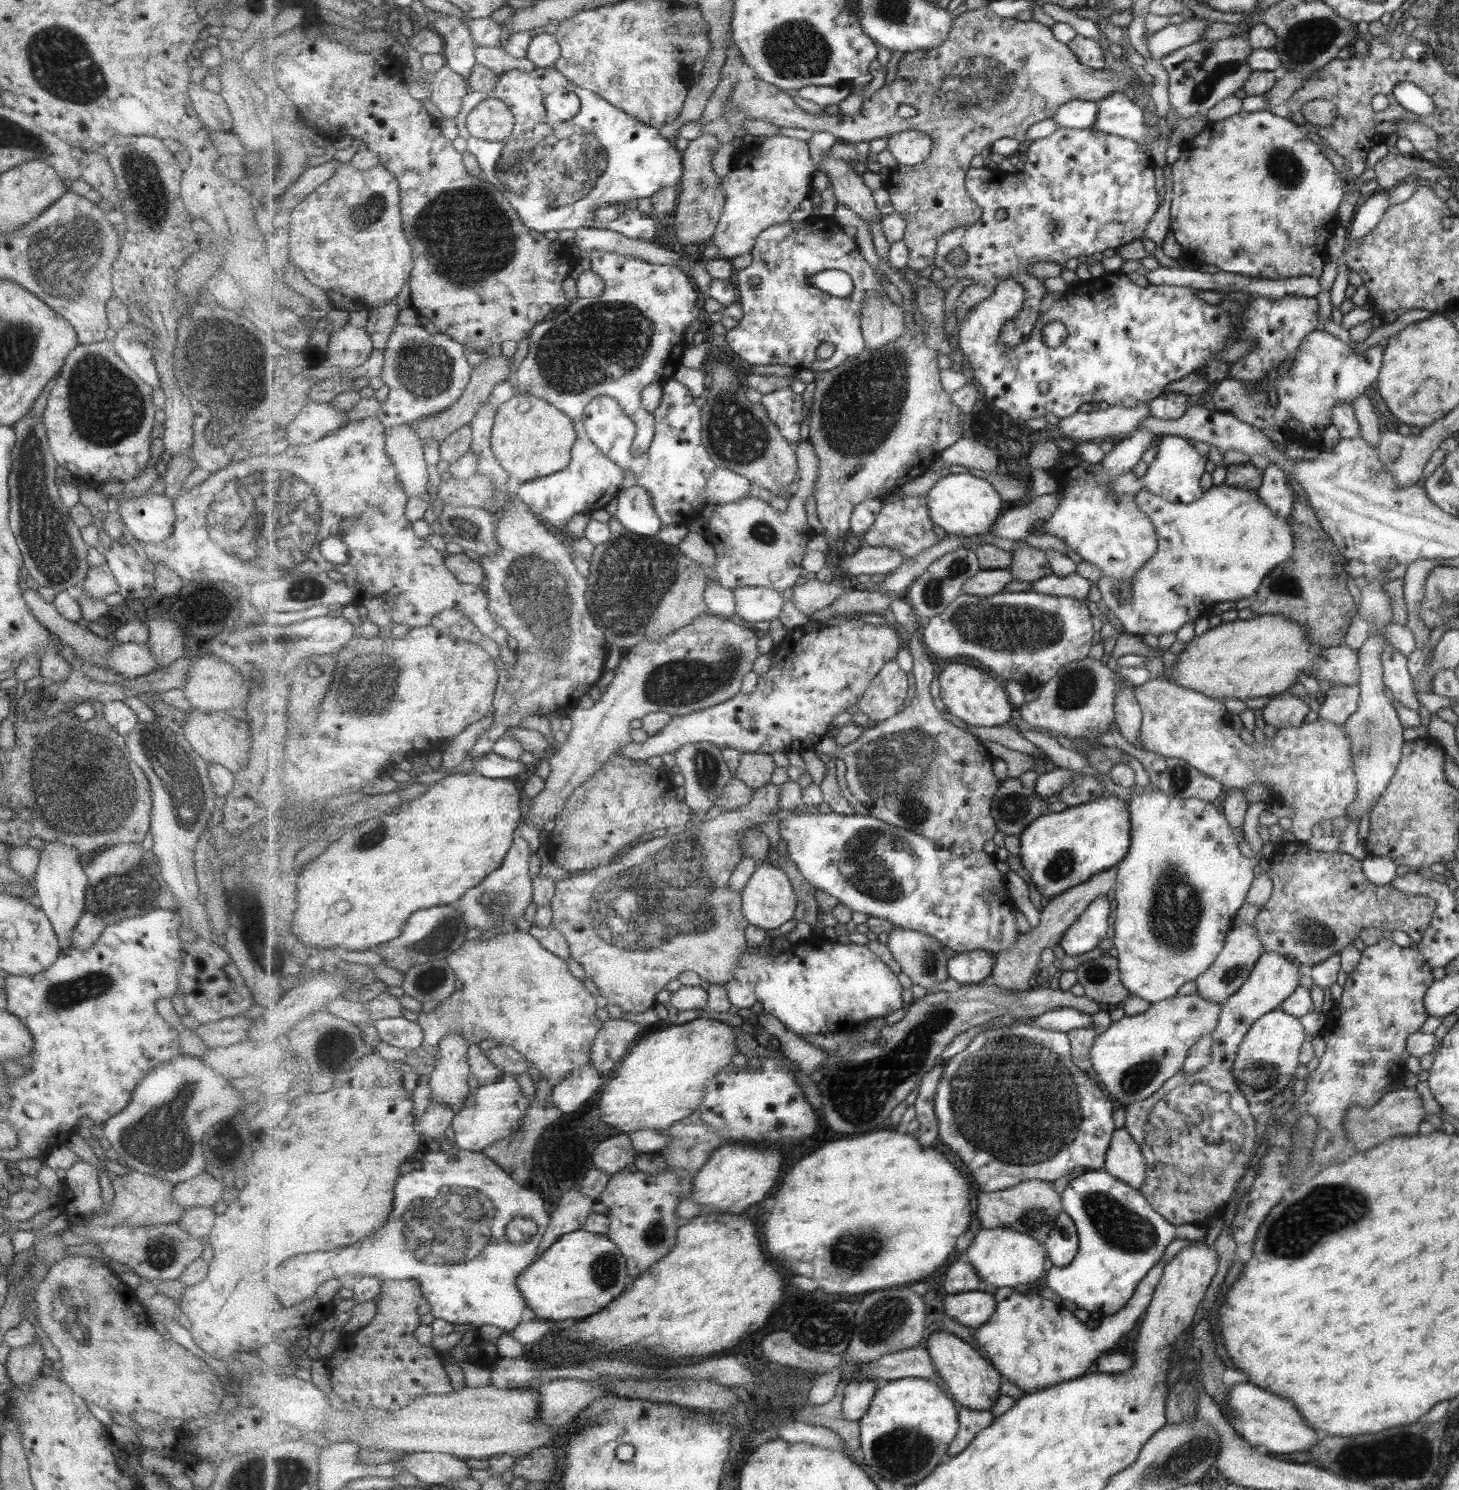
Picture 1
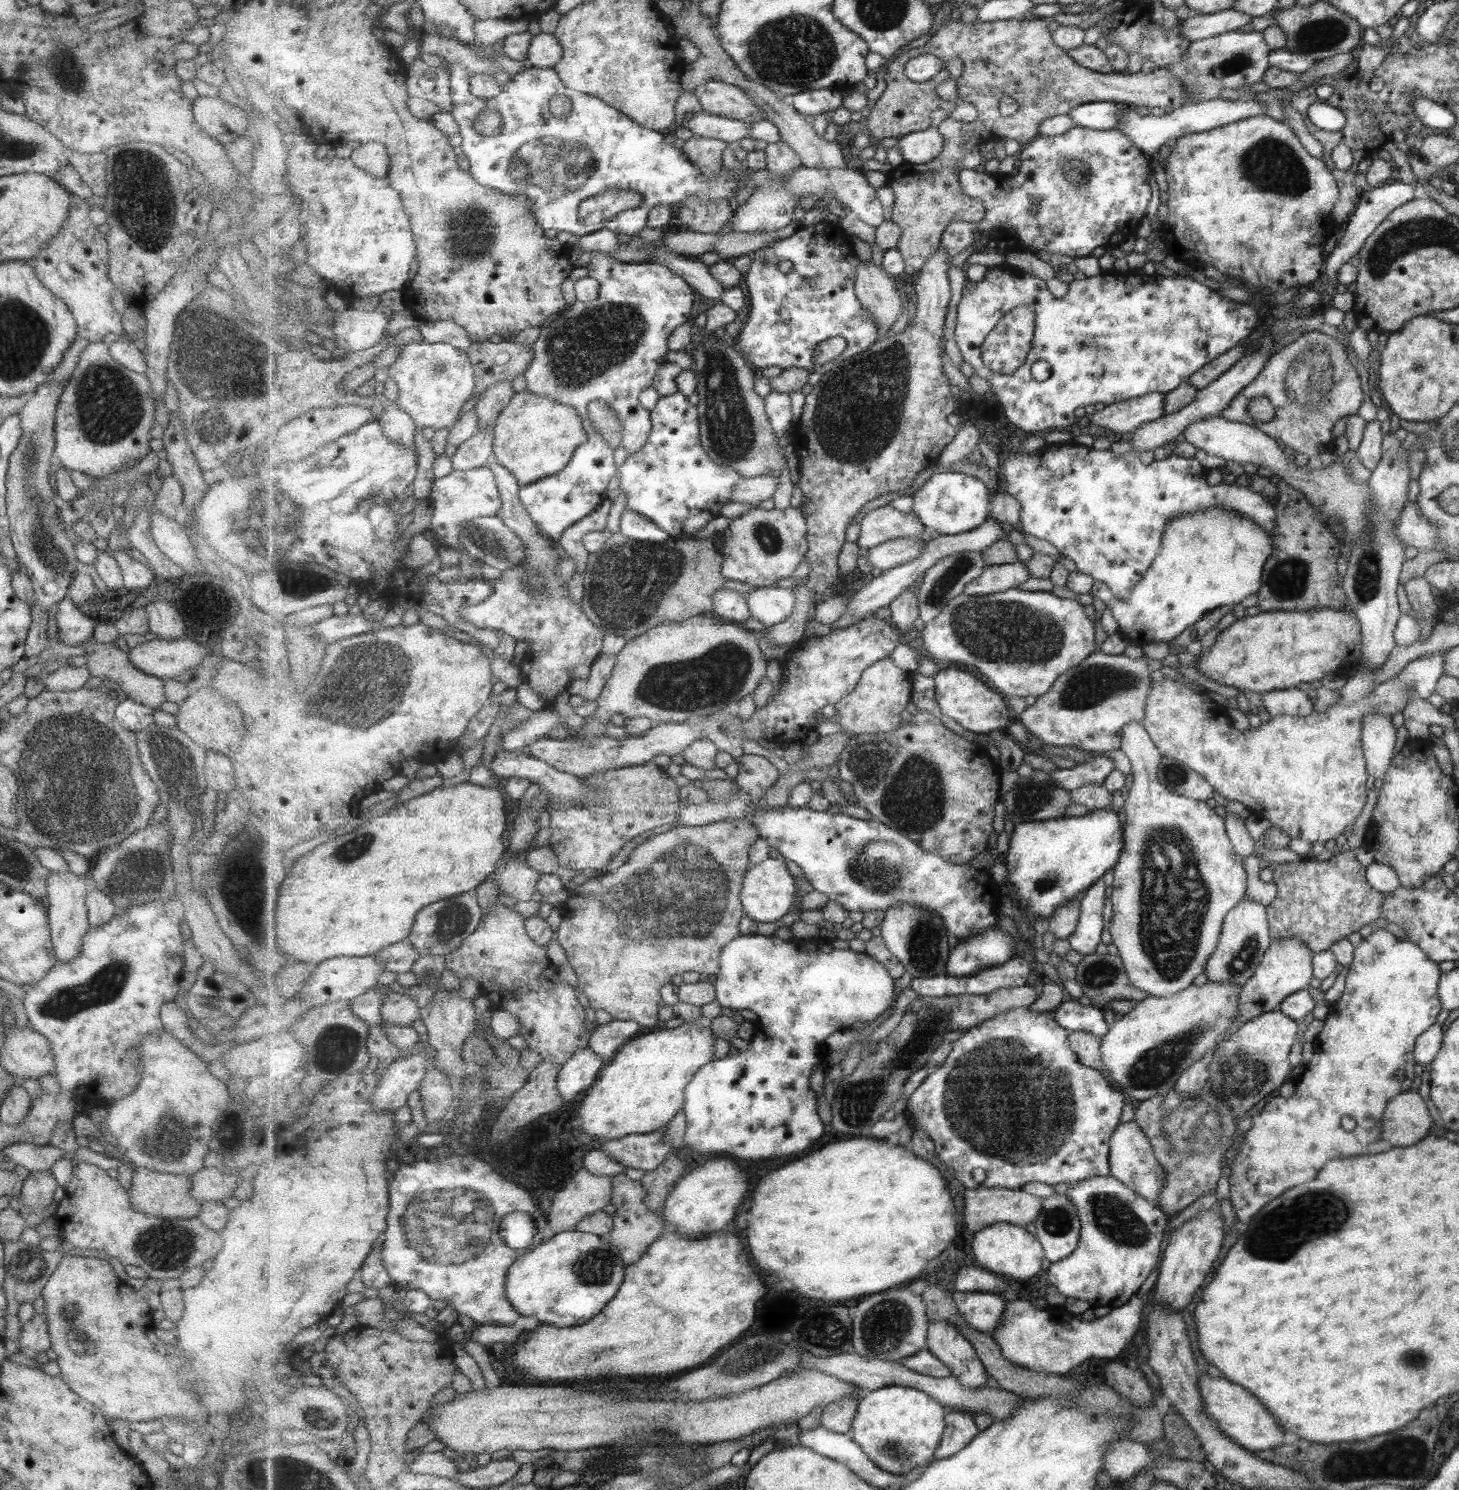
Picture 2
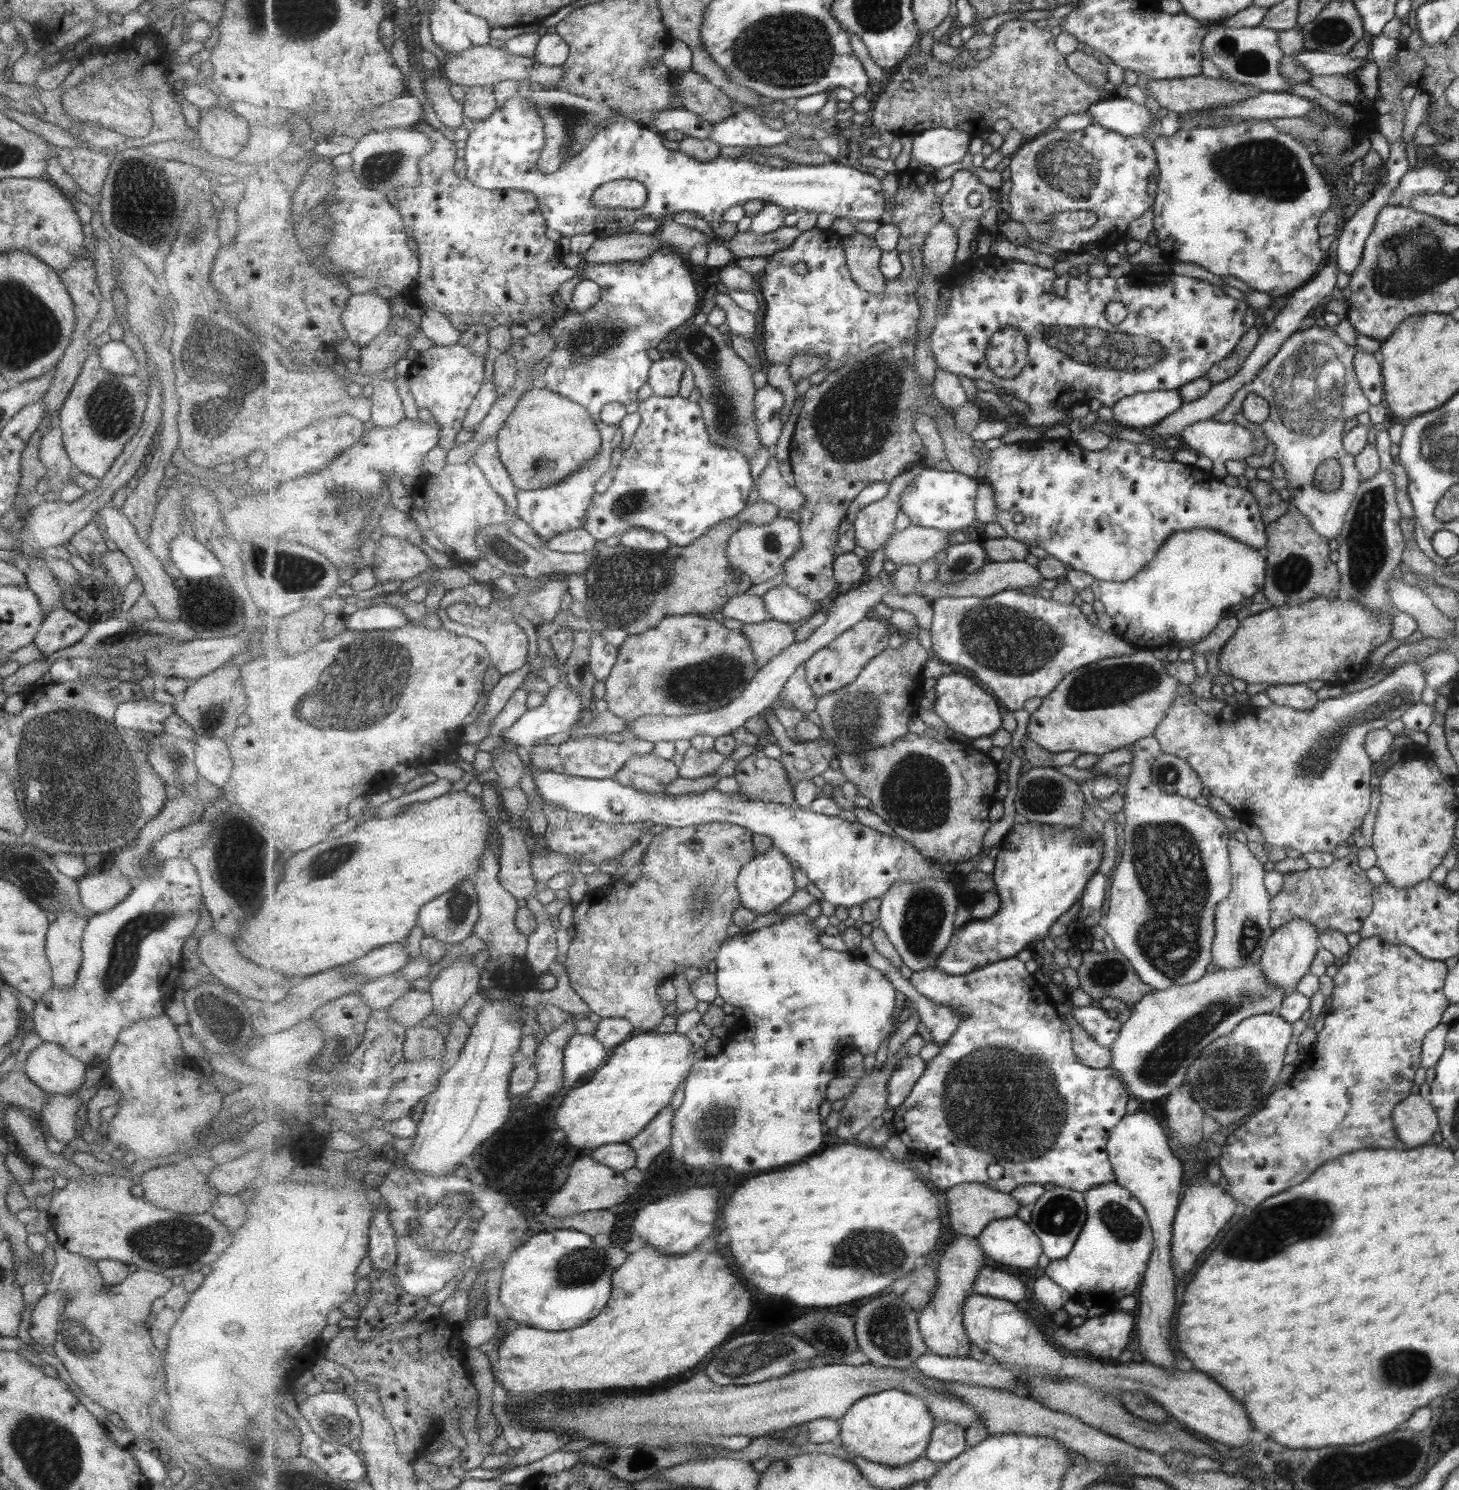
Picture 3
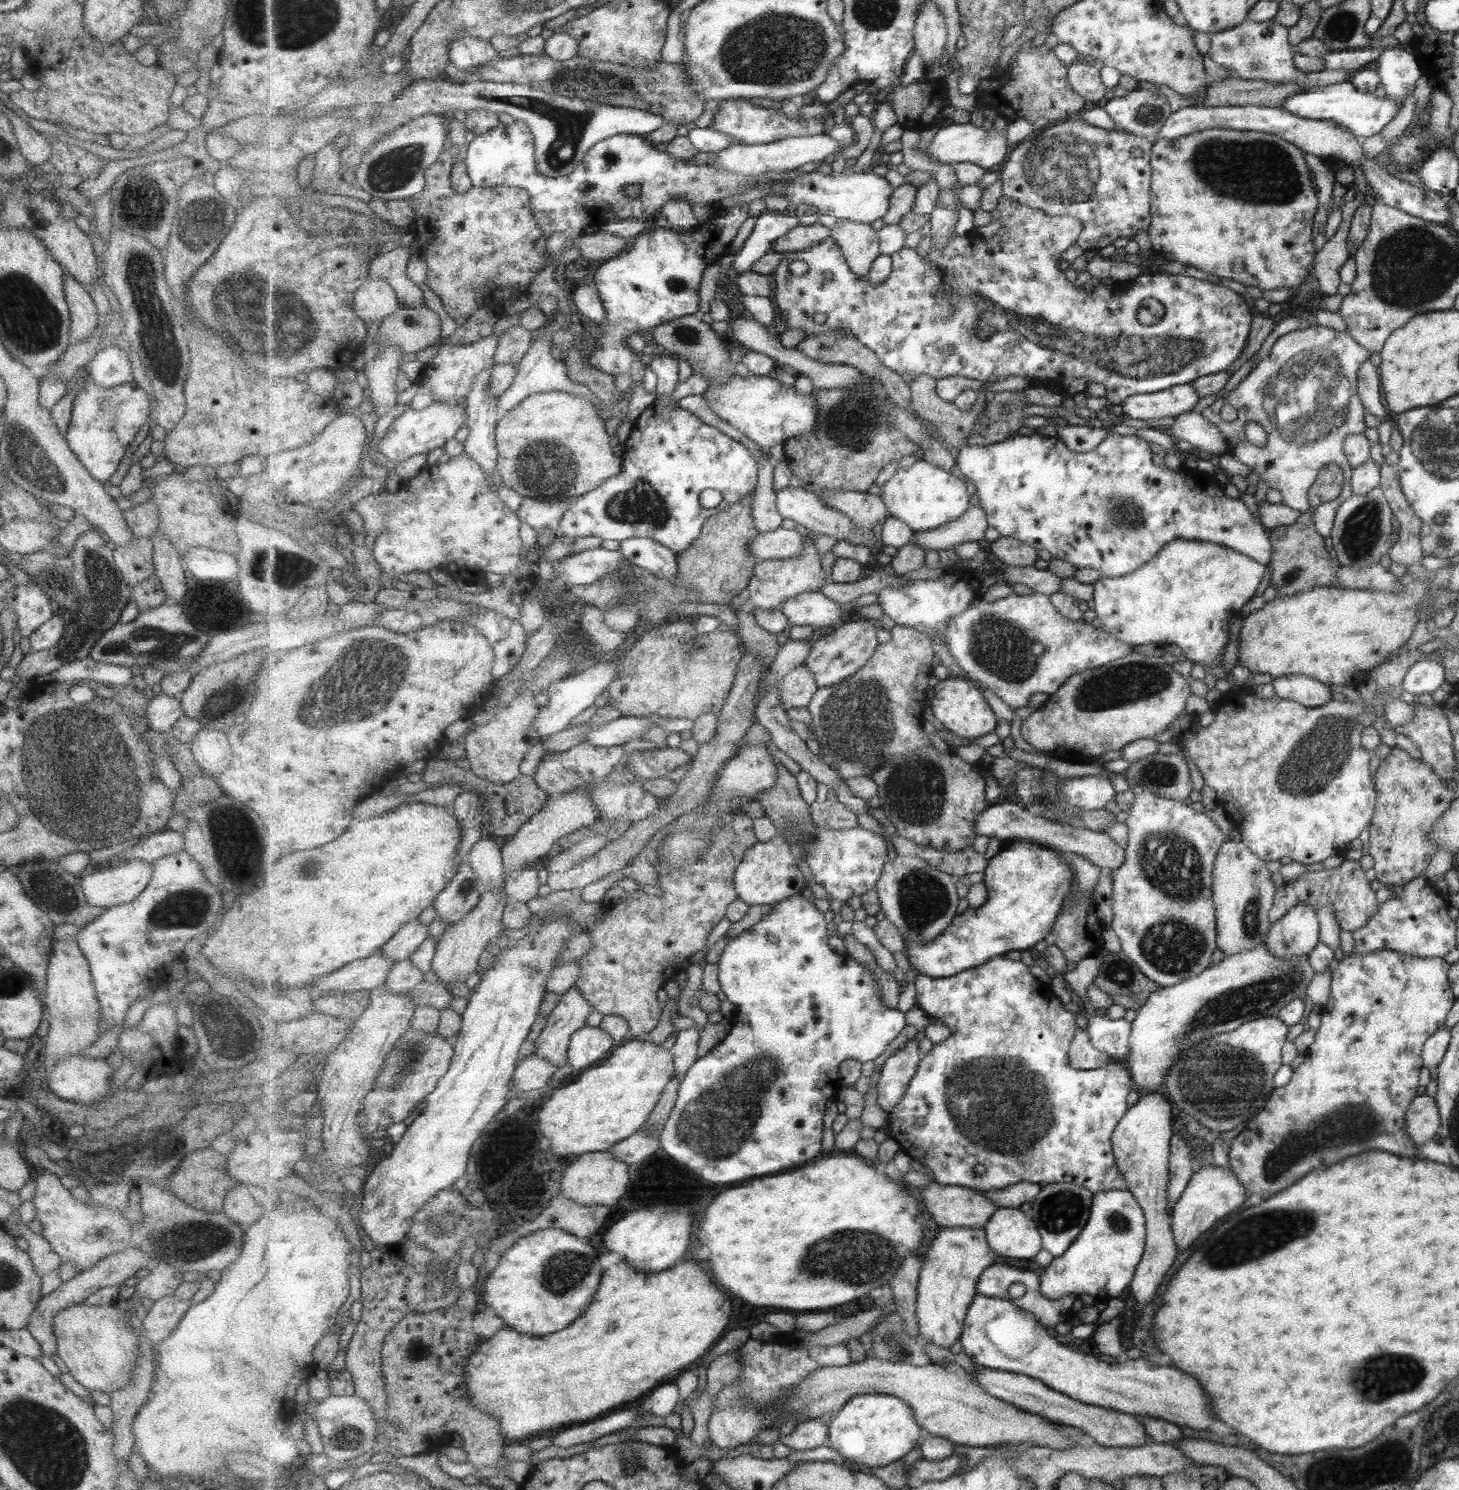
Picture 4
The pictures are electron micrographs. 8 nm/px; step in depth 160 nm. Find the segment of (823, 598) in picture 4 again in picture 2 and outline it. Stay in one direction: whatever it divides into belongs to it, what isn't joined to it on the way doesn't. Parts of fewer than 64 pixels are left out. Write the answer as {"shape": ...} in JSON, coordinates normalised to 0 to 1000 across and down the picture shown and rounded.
{"shape":[[[535,392],[519,394],[511,399],[515,413],[526,421],[540,416],[546,409],[545,393]]]}

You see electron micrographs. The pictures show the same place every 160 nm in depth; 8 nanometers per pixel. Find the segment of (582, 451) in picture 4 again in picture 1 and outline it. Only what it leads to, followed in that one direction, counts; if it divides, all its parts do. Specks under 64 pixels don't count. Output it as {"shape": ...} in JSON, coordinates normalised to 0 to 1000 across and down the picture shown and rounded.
{"shape":[[[357,264],[356,266],[350,266],[341,274],[337,289],[337,301],[354,325],[362,324],[387,315],[392,309],[392,301],[395,293],[395,286],[389,278],[382,275],[380,272],[376,271],[374,268]]]}

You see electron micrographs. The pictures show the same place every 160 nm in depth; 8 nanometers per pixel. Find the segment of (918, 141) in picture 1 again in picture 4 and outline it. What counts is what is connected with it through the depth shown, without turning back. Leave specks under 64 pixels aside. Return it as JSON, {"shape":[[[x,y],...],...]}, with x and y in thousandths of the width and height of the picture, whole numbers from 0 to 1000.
{"shape":[[[653,83],[649,86],[644,86],[641,90],[641,94],[637,98],[636,103],[639,103],[644,109],[646,110],[657,110],[657,109],[666,109],[674,113],[678,114],[683,110],[686,110],[687,107],[692,103],[692,91],[690,87],[674,87],[673,85],[670,86],[666,83],[655,83]]]}

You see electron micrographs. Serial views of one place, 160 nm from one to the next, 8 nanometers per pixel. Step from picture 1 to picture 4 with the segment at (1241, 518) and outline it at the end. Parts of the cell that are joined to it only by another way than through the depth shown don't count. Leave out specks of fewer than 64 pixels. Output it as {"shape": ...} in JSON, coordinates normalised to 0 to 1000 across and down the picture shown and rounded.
{"shape":[[[806,362],[801,364],[790,376],[779,382],[777,385],[765,387],[754,387],[750,391],[749,403],[751,415],[754,421],[759,423],[766,430],[771,431],[775,435],[781,432],[798,434],[805,432],[810,439],[818,445],[821,444],[826,451],[838,456],[838,450],[836,447],[836,439],[840,431],[841,416],[855,405],[867,387],[867,380],[855,372],[849,372],[836,365],[822,364],[822,362]]]}

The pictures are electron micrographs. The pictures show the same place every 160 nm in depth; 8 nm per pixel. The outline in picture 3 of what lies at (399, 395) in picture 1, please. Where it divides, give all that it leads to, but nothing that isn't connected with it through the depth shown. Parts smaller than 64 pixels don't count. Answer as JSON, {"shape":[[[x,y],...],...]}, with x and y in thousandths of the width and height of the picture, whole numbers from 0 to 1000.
{"shape":[[[316,231],[297,232],[286,238],[278,252],[286,274],[293,274],[297,283],[302,286],[301,298],[308,303],[315,299],[312,299],[312,294],[318,287],[318,282],[321,279],[322,272],[333,257],[332,240],[324,238],[324,235]]]}

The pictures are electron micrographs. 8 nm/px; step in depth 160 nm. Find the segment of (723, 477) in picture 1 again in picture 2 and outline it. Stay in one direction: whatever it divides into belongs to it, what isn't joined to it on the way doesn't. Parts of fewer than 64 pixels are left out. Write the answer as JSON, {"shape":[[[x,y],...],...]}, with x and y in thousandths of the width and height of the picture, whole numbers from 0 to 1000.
{"shape":[[[529,318],[516,321],[509,320],[507,324],[502,329],[502,337],[519,340],[523,336],[530,334],[534,321]]]}

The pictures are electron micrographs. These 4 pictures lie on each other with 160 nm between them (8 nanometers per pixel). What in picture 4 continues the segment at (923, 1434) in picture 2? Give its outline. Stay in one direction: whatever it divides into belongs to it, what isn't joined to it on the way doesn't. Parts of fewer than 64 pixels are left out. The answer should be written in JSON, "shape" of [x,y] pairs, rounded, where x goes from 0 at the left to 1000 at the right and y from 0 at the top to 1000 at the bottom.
{"shape":[[[590,936],[585,937],[569,954],[568,970],[579,979],[598,985],[609,984],[631,970],[633,958],[622,941],[614,936]]]}

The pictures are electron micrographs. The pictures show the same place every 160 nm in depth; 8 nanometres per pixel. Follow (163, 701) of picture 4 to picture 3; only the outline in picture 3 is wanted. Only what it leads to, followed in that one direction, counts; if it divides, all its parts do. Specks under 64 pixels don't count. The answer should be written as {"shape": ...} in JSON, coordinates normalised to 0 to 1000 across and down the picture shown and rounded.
{"shape":[[[83,470],[78,478],[78,485],[83,489],[110,492],[111,485],[119,478],[119,474],[106,470]]]}

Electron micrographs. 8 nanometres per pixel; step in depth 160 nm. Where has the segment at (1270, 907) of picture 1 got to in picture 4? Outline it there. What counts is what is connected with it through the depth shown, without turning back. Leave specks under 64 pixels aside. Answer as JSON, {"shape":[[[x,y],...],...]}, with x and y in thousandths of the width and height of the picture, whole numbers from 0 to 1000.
{"shape":[[[923,576],[915,583],[907,583],[901,585],[895,584],[885,592],[876,595],[873,602],[872,610],[870,611],[870,619],[873,619],[880,615],[883,611],[890,607],[899,608],[901,611],[909,607],[913,607],[912,609],[918,624],[926,626],[936,621],[945,611],[940,592],[936,590],[936,585],[931,581],[931,578]]]}

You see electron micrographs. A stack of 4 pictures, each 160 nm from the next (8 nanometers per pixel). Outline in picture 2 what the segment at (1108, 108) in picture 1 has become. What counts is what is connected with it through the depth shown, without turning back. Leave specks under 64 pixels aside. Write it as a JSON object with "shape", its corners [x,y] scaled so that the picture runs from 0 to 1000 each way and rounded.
{"shape":[[[835,65],[829,68],[822,68],[820,69],[812,68],[807,73],[801,77],[790,78],[785,76],[779,77],[780,72],[773,71],[771,74],[768,74],[768,83],[766,85],[766,87],[768,90],[773,91],[774,94],[778,97],[779,99],[784,101],[785,103],[792,103],[794,101],[794,99],[800,95],[801,93],[805,93],[827,89],[835,85],[842,84],[853,79],[860,79],[867,77],[867,71],[866,69],[857,66],[856,68],[842,68],[842,66],[836,66]]]}

